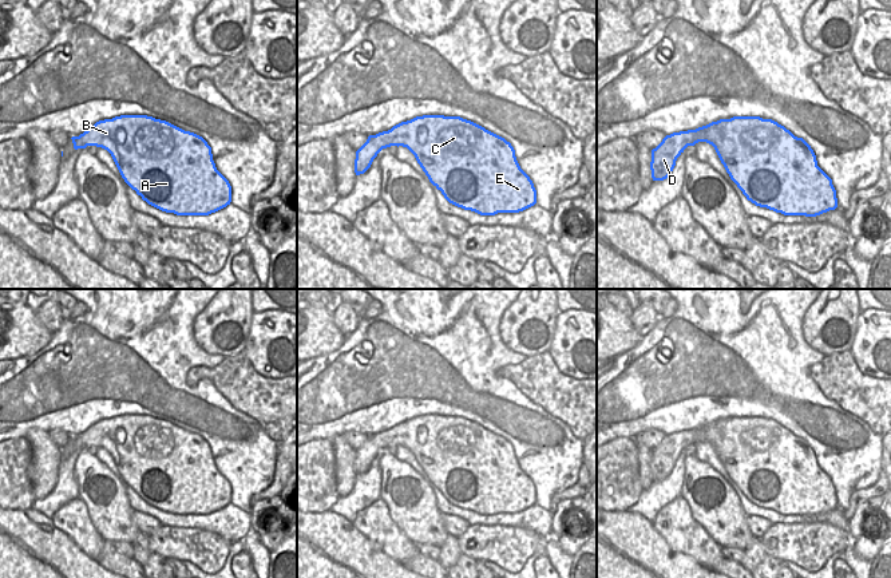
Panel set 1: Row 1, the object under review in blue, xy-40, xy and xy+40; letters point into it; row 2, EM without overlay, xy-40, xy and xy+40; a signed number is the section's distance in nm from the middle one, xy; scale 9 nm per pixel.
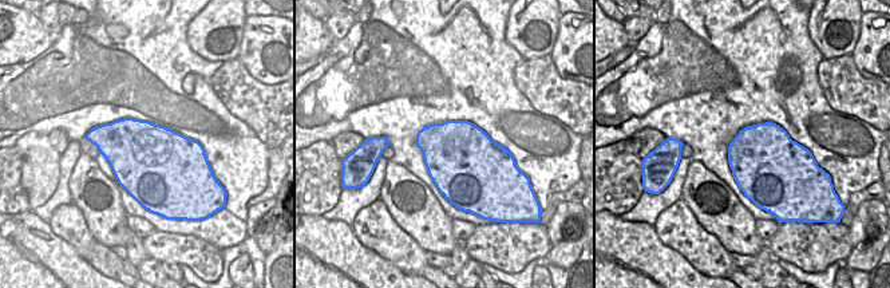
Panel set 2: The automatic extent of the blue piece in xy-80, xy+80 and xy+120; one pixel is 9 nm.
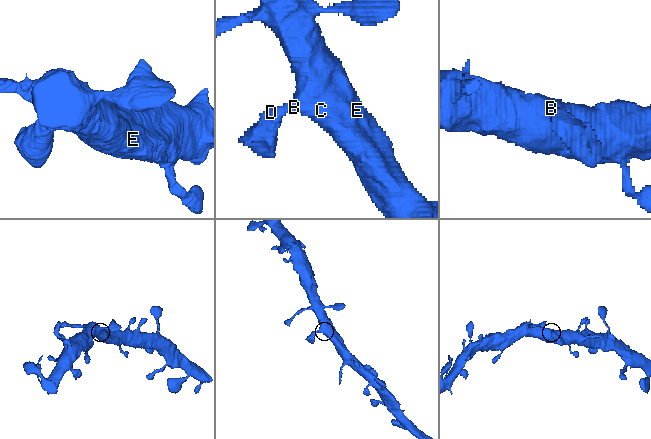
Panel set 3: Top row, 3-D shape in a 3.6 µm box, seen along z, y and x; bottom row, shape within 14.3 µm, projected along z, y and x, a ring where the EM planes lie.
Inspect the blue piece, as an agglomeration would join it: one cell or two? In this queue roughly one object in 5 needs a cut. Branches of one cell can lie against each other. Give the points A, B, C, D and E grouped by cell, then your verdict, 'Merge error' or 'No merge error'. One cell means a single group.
Groups: A B C D E. No merge error

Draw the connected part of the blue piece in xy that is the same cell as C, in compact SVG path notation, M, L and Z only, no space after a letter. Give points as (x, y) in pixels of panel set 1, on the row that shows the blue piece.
M423 115L401 122L388 131L369 135L356 151L355 173L364 174L377 154L391 146L407 147L444 198L480 215L519 213L536 203L536 190L520 169L515 150L504 138L460 116Z

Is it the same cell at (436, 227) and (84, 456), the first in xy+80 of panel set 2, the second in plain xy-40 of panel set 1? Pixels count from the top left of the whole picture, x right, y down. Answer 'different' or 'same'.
same

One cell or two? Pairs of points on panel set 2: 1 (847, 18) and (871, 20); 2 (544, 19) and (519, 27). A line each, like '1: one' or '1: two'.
1: two
2: one

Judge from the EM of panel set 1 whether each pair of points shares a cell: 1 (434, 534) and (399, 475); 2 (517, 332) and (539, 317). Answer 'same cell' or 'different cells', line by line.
1: same cell
2: same cell

